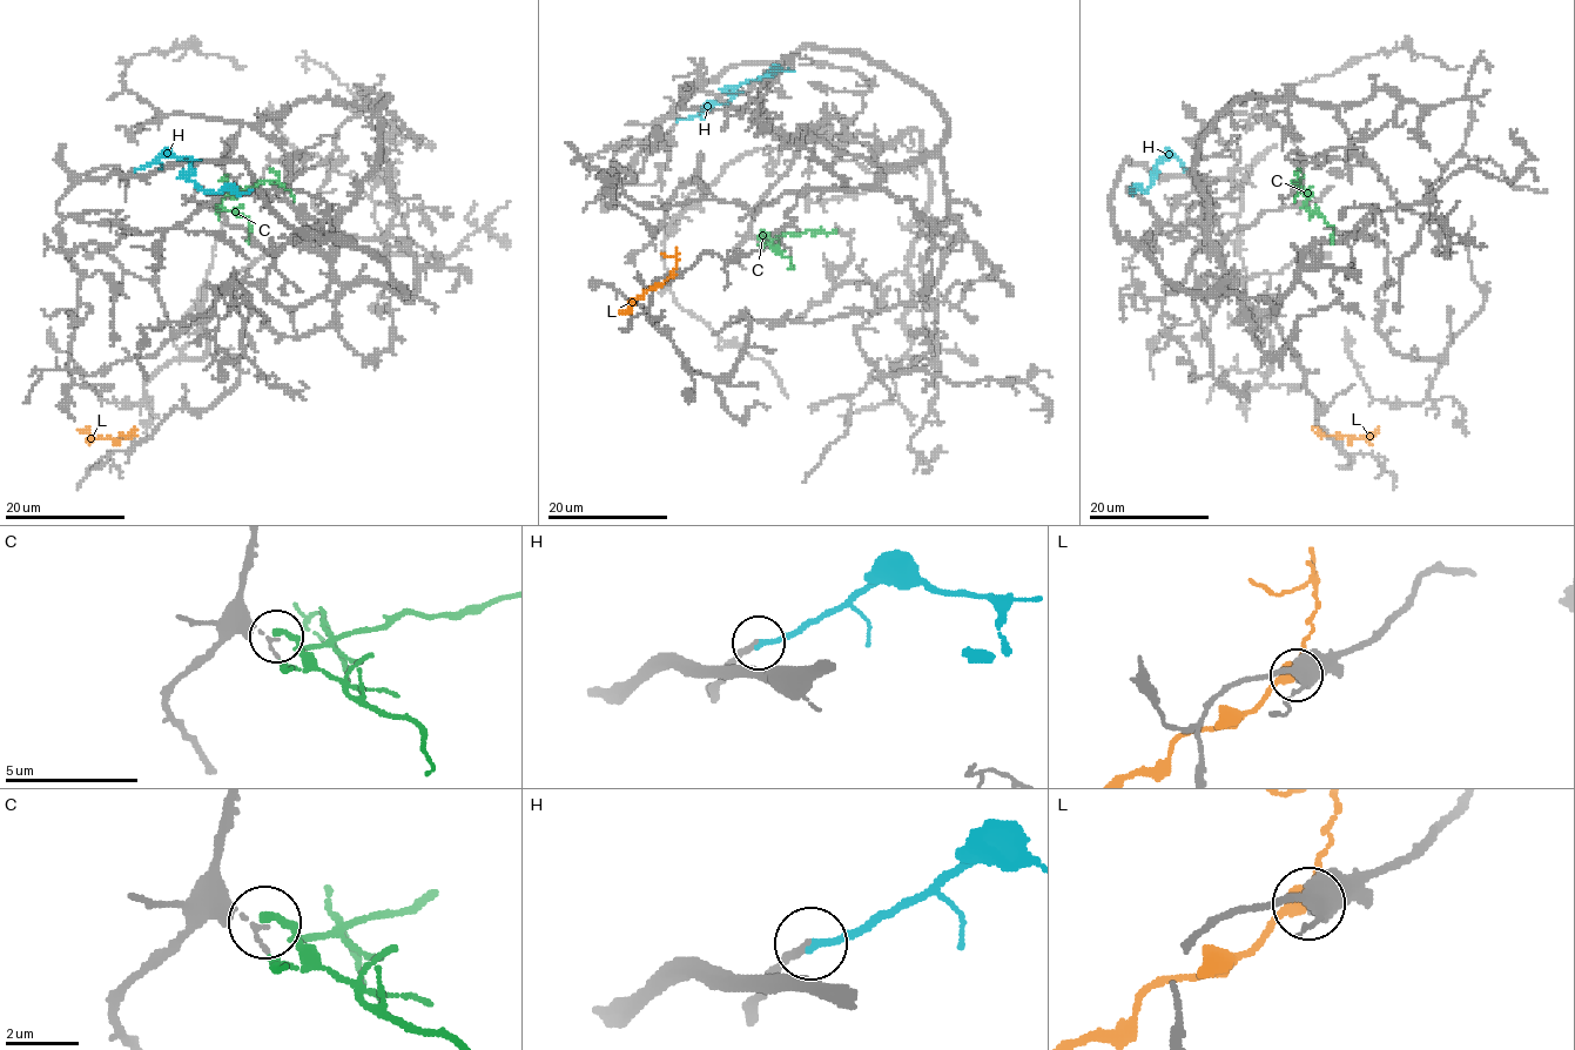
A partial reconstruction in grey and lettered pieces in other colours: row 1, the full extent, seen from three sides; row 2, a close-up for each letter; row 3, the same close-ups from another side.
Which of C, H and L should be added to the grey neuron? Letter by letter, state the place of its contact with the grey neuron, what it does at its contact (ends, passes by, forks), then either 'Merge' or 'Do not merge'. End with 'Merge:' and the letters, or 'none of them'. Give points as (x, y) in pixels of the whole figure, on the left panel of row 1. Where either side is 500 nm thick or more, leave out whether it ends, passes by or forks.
C: Touches grey at (216, 207). It ends there. Do not merge
H: Touches grey at (135, 169). It ends there. Merge
L: Touches grey at (130, 437). Do not merge
Merge: H

